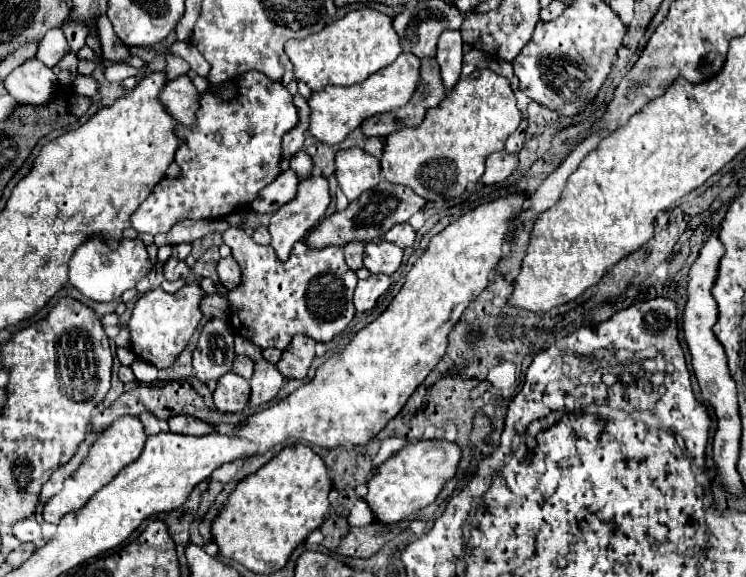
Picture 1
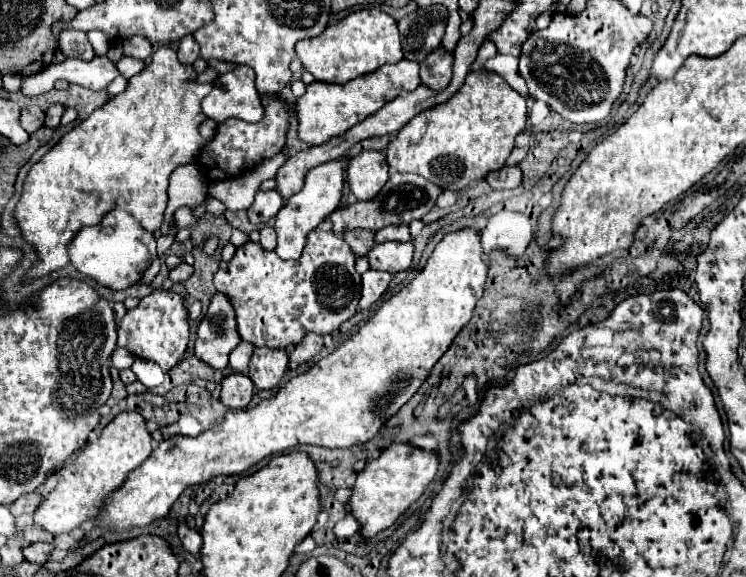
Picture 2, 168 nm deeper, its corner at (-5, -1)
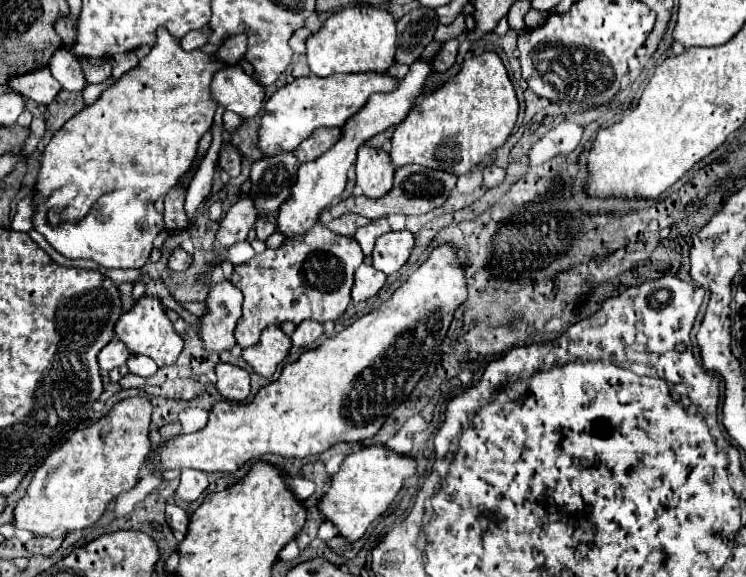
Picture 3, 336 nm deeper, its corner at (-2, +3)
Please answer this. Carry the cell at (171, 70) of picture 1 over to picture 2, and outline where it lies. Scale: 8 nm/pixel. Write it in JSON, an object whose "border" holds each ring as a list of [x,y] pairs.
{"border":[[[188,34],[180,40],[180,46],[178,46],[178,60],[184,64],[184,66],[190,66],[194,64],[196,60],[200,58],[200,46],[194,42],[194,38]]]}

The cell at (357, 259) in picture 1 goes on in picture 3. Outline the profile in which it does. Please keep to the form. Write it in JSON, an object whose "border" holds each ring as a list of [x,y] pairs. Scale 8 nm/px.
{"border":[[[343,214],[343,216],[333,218],[333,220],[329,220],[329,222],[325,222],[323,218],[319,218],[319,222],[321,222],[325,228],[329,228],[329,230],[333,230],[333,232],[337,232],[337,234],[351,236],[351,234],[355,234],[355,230],[357,230],[359,226],[365,226],[365,224],[369,224],[371,220],[369,220],[369,218],[363,218],[363,216],[359,216],[359,214]]]}

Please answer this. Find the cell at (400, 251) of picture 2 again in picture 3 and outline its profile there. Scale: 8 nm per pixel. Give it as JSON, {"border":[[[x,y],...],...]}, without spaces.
{"border":[[[409,230],[383,234],[375,242],[373,266],[385,274],[397,272],[409,260],[413,244],[415,244],[415,240]]]}

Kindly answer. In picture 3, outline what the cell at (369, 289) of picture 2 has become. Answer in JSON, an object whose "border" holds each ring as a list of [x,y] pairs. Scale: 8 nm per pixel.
{"border":[[[361,264],[355,270],[355,282],[353,282],[353,290],[351,290],[351,298],[353,302],[361,302],[361,300],[369,300],[371,296],[375,296],[381,286],[385,284],[387,276],[379,270],[375,270],[371,264]]]}

